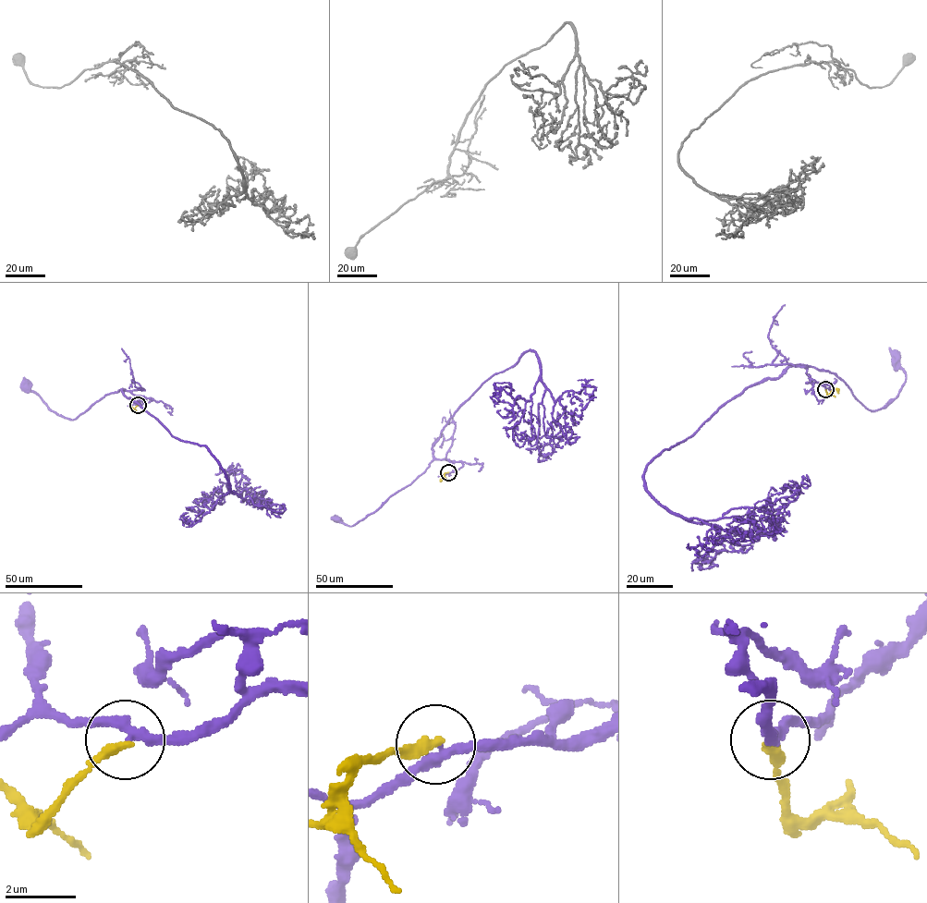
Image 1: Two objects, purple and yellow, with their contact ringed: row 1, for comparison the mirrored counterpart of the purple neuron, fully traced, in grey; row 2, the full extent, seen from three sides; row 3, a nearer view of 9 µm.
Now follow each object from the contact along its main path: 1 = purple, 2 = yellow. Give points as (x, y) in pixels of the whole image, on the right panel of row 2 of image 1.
1: (825, 389), (810, 378), (807, 367), (834, 372), (867, 408), (880, 409), (896, 397), (905, 381), (896, 357)
2: (825, 389), (827, 394), (835, 389), (838, 393)

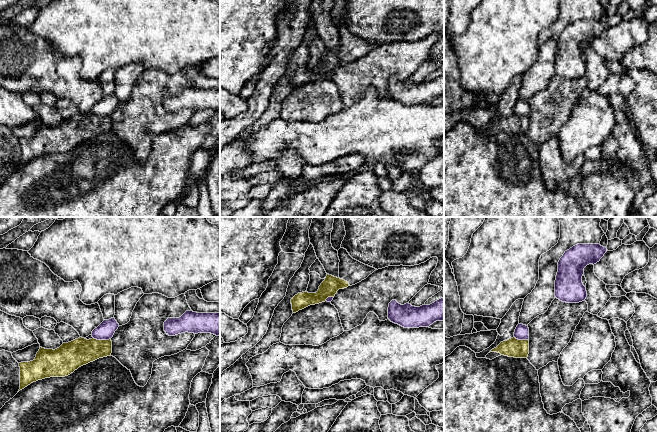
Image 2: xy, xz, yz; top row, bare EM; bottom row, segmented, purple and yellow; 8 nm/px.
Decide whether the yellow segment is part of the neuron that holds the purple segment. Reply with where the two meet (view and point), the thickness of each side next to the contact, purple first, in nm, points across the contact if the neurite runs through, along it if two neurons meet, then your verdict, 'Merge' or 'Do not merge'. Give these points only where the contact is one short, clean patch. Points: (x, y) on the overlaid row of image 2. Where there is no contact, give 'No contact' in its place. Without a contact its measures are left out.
Touches purple at xy (102, 339). Thickness 140 nm (purple) against 220 nm. Boundary: xy (93, 337), (97, 339), (110, 339). Do not merge

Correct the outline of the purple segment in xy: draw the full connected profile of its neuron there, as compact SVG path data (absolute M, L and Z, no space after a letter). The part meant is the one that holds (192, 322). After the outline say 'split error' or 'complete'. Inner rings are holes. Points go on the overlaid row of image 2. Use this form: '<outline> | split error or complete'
M186 311L179 318L168 318L164 331L169 336L181 333L211 333L220 336L220 313L197 313Z | complete

